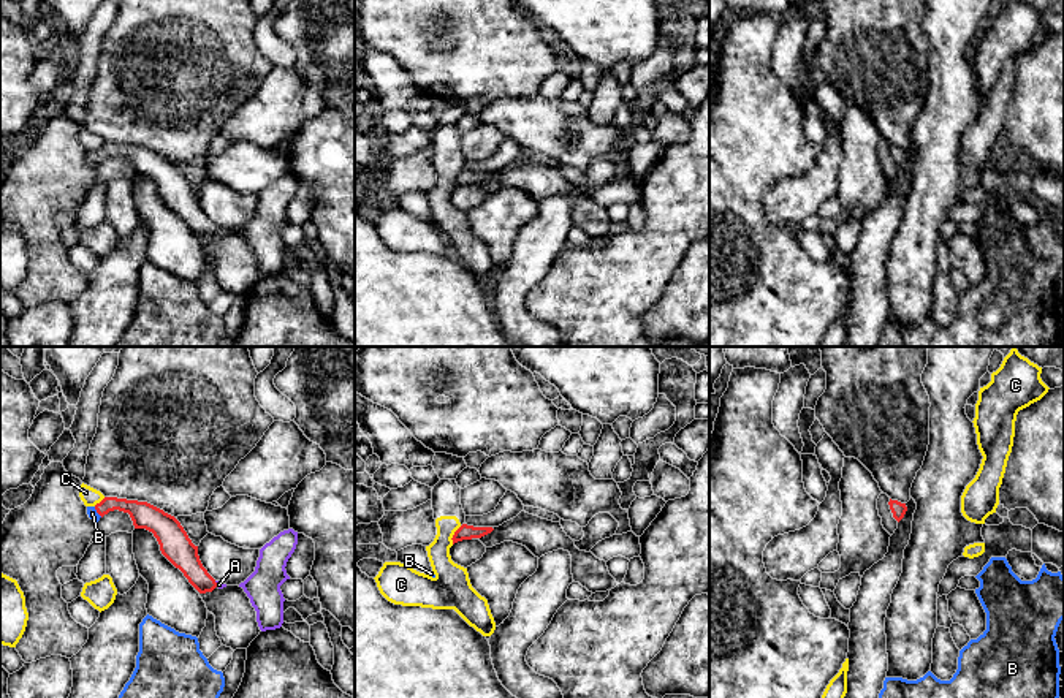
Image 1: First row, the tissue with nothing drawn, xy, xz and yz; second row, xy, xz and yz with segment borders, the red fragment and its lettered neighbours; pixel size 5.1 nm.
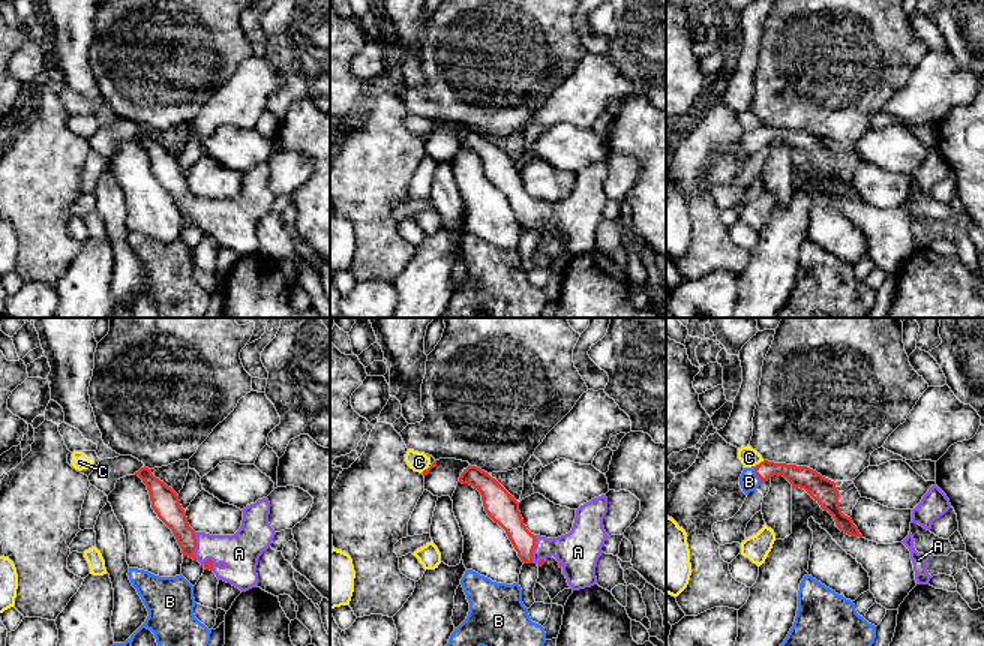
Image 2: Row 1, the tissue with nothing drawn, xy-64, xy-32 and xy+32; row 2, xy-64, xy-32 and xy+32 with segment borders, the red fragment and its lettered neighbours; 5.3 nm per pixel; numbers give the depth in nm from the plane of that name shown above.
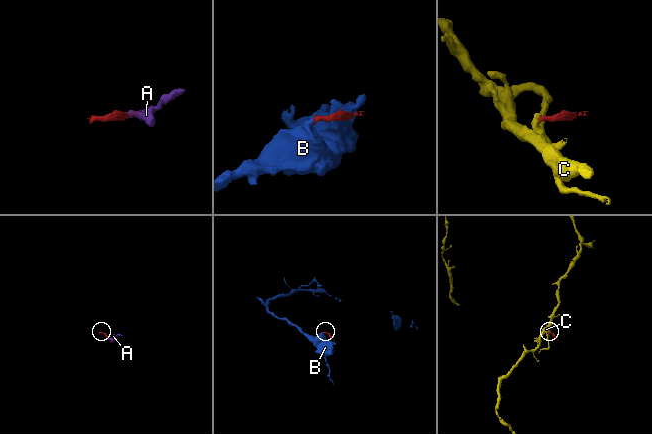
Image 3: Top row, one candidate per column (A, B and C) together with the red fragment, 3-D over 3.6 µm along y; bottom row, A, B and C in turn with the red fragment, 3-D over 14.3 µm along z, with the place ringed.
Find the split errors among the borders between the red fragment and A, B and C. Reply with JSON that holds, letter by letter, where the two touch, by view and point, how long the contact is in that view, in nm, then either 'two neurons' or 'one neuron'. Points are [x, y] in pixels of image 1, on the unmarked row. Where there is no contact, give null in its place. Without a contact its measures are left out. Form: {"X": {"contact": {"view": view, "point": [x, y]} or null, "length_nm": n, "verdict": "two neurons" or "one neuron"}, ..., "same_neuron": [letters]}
{"A": {"contact": {"view": "xy", "point": [216, 230]}, "length_nm": 40, "verdict": "one neuron"}, "B": {"contact": {"view": "xy", "point": [97, 157]}, "length_nm": 70, "verdict": "one neuron"}, "C": {"contact": {"view": "xz", "point": [453, 181]}, "length_nm": 110, "verdict": "two neurons"}, "same_neuron": ["A", "B"]}

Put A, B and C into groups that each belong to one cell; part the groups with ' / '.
A B / C

